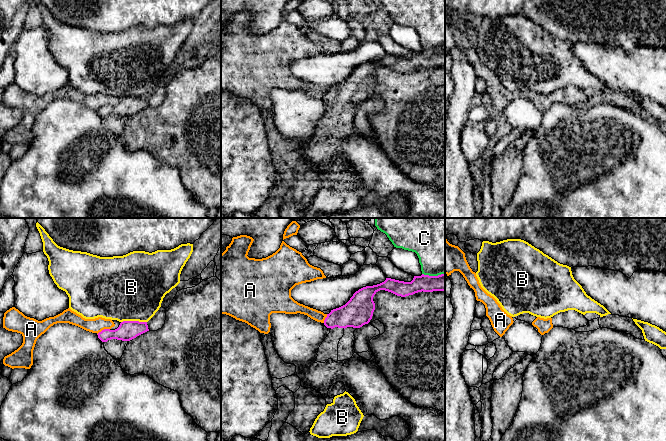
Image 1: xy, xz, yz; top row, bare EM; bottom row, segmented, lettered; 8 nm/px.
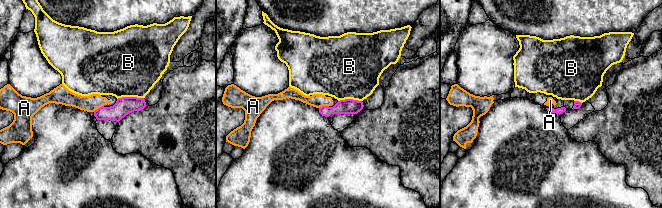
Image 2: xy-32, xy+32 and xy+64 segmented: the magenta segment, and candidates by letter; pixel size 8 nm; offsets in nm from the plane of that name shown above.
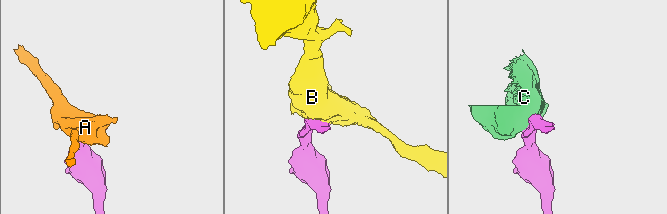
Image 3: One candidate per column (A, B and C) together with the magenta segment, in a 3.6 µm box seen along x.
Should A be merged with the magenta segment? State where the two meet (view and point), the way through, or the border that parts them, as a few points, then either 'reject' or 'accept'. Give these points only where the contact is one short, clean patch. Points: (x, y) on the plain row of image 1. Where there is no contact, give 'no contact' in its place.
xy (104, 105) | along xy (109, 104), (104, 104), (97, 110) | reject

